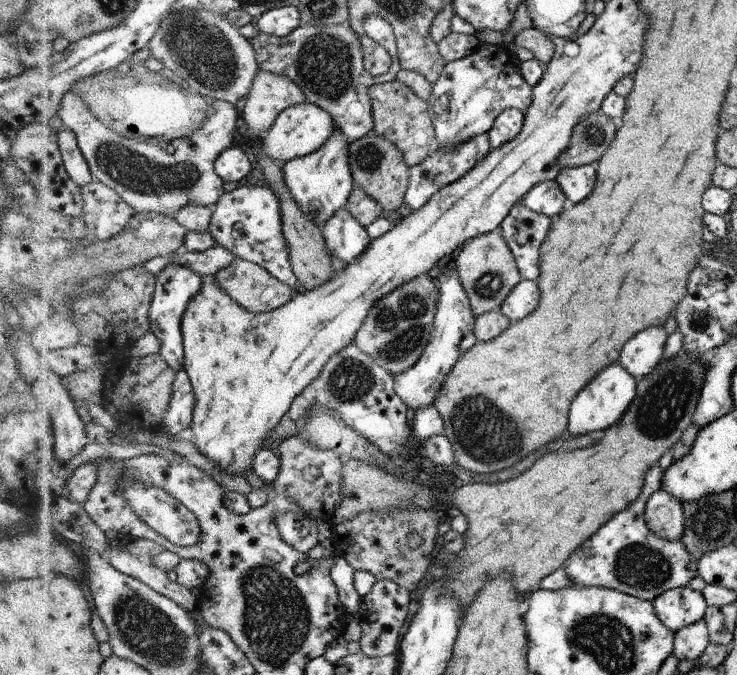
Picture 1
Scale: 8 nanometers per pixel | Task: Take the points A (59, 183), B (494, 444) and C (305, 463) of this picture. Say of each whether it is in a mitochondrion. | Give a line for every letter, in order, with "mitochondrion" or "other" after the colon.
A: other
B: mitochondrion
C: other

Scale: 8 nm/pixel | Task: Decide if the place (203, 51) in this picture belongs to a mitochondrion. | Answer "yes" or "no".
yes

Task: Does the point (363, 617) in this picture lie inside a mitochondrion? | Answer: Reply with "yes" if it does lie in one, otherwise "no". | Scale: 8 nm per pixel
no

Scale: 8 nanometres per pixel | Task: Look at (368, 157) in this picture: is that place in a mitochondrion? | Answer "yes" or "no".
yes

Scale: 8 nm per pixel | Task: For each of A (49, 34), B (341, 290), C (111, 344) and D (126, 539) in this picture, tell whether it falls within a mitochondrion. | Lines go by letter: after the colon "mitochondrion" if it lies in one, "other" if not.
A: other
B: other
C: other
D: other

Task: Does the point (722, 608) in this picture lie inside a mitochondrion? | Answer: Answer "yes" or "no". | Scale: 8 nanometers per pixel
no

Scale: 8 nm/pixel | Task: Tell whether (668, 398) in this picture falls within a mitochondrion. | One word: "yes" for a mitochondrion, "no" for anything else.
yes

